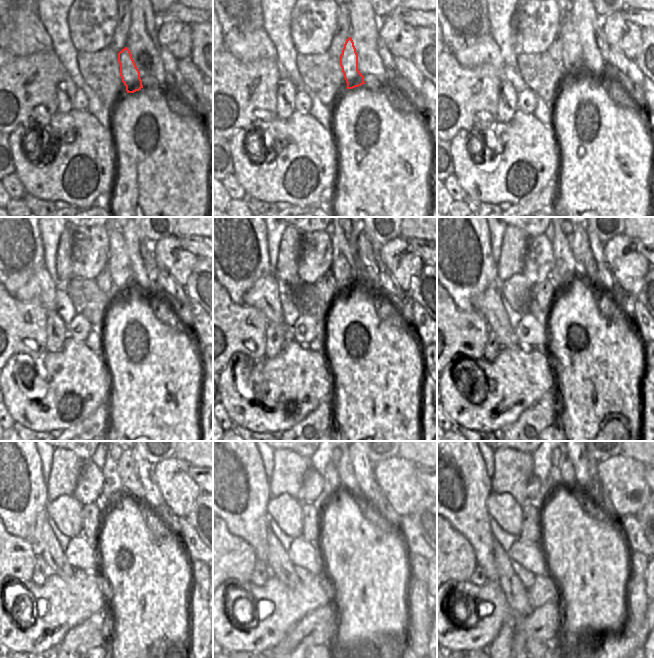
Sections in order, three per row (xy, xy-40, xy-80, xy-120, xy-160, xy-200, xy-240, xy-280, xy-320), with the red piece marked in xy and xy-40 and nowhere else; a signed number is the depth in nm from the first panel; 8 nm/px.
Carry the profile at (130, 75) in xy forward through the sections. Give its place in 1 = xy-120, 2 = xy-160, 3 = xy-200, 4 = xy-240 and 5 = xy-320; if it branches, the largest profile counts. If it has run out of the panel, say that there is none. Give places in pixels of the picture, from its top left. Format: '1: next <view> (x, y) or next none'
1: next xy-120 (119, 266)
2: next xy-160 (343, 268)
3: next xy-200 (565, 273)
4: next xy-240 (113, 492)
5: next xy-320 (557, 483)

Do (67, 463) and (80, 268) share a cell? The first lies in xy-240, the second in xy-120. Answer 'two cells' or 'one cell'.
two cells

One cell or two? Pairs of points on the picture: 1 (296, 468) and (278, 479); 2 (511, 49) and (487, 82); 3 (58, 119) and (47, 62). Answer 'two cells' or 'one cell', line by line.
1: one cell
2: two cells
3: two cells

